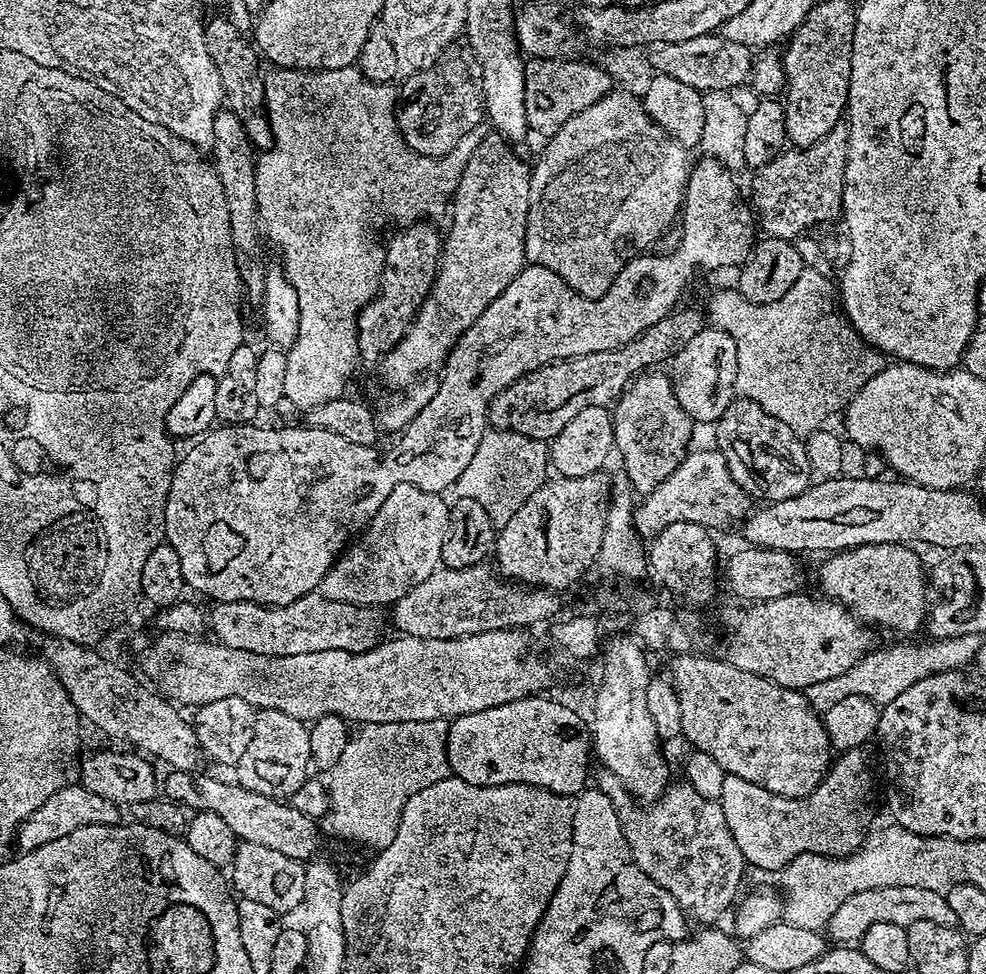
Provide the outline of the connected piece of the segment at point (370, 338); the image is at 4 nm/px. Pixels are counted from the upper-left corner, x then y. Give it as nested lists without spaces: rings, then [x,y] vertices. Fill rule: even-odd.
[[[431,223],[404,226],[397,236],[387,237],[384,250],[384,269],[380,272],[380,287],[371,302],[360,312],[356,320],[356,342],[360,346],[359,359],[379,361],[404,337],[406,330],[416,319],[416,312],[424,305],[432,283],[436,281],[436,269],[440,267],[441,233],[431,228]]]

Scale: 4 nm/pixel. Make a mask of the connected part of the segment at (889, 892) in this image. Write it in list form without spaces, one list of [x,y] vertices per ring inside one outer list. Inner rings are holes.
[[[892,886],[862,890],[844,897],[832,908],[832,918],[826,925],[826,932],[829,937],[832,935],[836,939],[833,941],[837,945],[856,946],[866,930],[877,922],[891,922],[894,926],[907,929],[914,926],[914,922],[934,922],[938,926],[956,928],[956,919],[945,893],[922,890],[920,886]]]

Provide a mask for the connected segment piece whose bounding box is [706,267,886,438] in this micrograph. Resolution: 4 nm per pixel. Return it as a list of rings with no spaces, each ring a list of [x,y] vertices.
[[[804,267],[798,282],[774,302],[755,304],[732,287],[714,293],[706,307],[707,323],[730,334],[736,343],[737,393],[753,400],[801,438],[823,429],[828,416],[836,411],[837,415],[867,380],[886,366],[882,352],[854,339],[848,321],[834,303],[834,284],[830,280]]]

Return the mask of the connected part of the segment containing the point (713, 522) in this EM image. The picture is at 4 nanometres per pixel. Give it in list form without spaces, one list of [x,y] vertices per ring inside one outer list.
[[[717,450],[711,452],[689,451],[683,462],[658,486],[647,493],[644,500],[635,505],[632,521],[636,532],[642,538],[657,536],[670,522],[694,522],[709,530],[724,528],[727,524],[743,521],[749,515],[750,497],[743,492],[731,477],[723,454]]]

